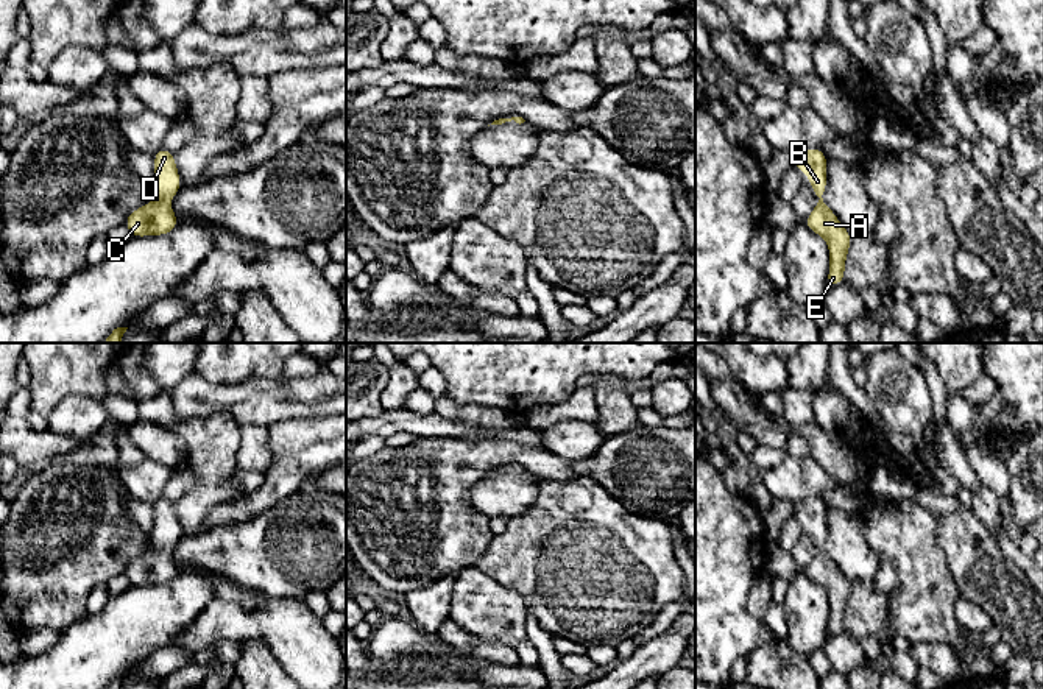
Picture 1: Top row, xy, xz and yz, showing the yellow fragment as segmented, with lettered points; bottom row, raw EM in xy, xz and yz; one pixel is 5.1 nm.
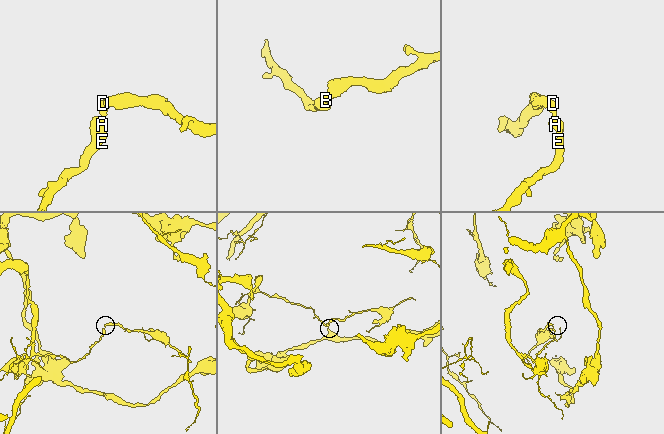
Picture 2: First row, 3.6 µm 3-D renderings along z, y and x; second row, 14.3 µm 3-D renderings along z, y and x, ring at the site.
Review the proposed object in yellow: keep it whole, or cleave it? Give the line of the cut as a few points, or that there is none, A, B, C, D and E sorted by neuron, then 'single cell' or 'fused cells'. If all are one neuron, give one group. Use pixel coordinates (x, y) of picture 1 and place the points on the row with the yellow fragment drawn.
no cut; A B C D E; single cell

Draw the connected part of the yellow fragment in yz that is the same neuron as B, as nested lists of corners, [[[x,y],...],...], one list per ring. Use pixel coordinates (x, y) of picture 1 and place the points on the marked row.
[[[809,148],[795,154],[794,168],[803,170],[811,181],[811,189],[820,200],[814,210],[803,223],[817,235],[822,235],[829,248],[829,273],[826,287],[839,285],[845,274],[845,260],[851,245],[851,234],[840,224],[836,214],[825,204],[823,195],[826,192],[826,154],[822,148]]]

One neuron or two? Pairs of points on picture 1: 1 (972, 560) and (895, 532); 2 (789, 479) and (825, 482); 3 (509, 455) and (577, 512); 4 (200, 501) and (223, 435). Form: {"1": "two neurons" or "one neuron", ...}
{"1": "two neurons", "2": "one neuron", "3": "two neurons", "4": "one neuron"}

